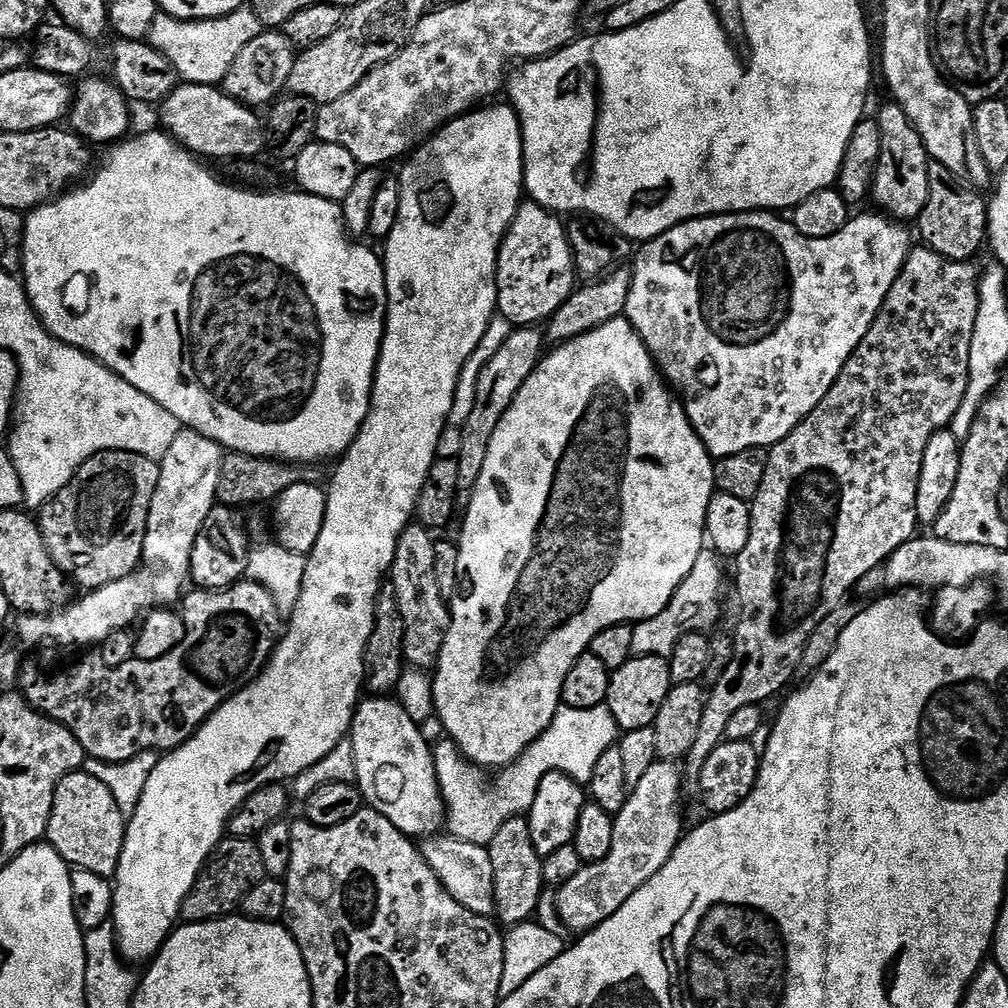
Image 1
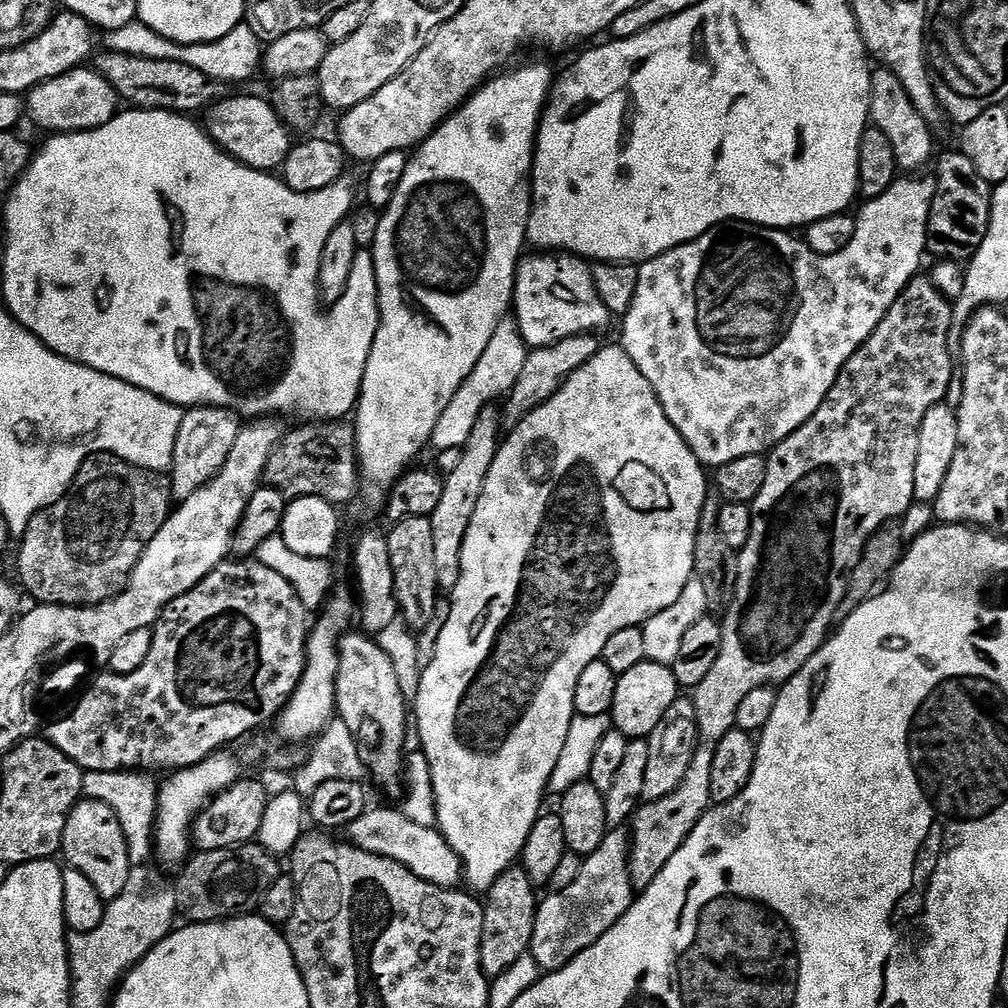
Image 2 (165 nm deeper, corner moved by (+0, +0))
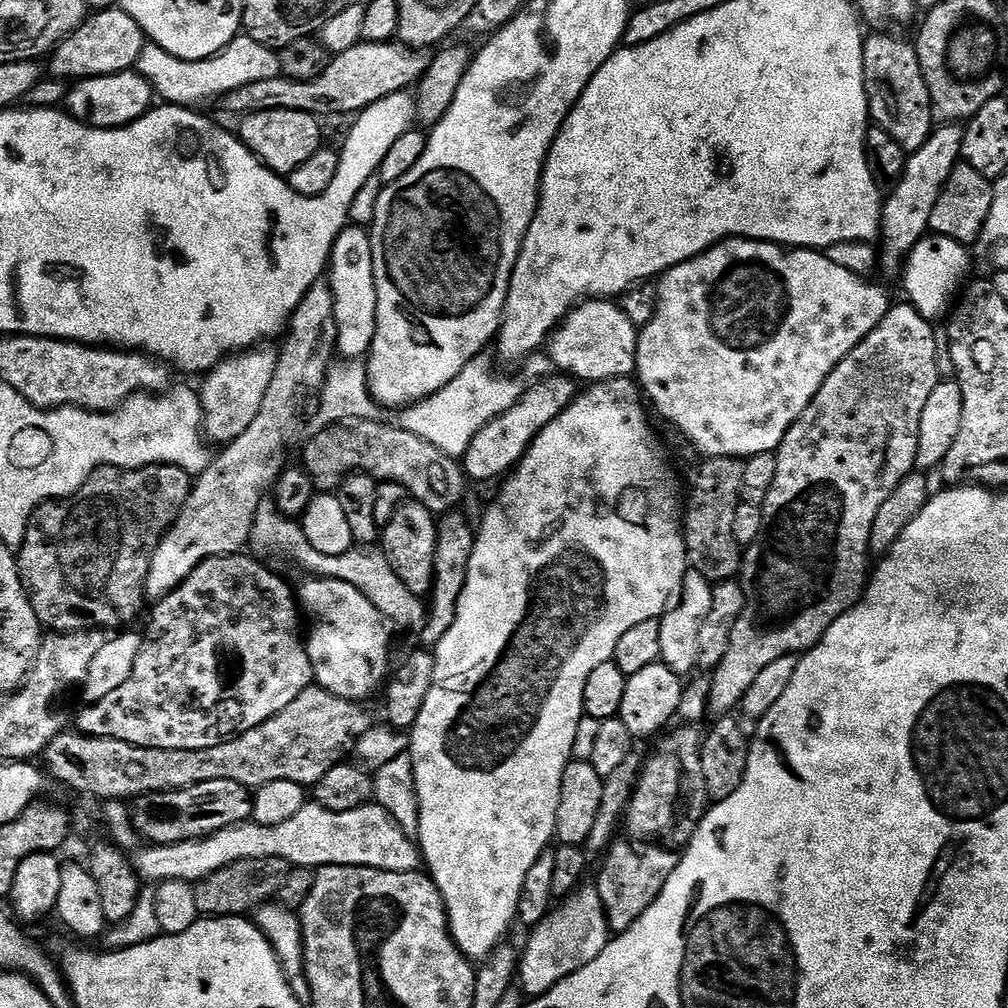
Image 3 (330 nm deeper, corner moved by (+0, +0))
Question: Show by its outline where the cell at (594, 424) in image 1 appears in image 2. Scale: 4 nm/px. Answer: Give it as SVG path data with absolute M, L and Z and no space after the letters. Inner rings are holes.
M616 346L616 348L601 347L600 352L594 354L594 358L590 358L590 362L586 362L586 366L578 366L578 370L574 370L574 374L570 374L570 378L566 378L566 382L549 400L542 402L542 406L538 406L530 414L526 414L526 418L519 420L509 432L512 433L509 436L507 433L503 437L498 454L490 466L490 474L486 474L486 486L482 486L482 498L478 498L478 506L474 509L474 518L470 522L470 530L466 530L466 542L462 542L462 574L458 578L458 586L450 594L452 601L450 618L447 619L446 626L442 626L442 634L438 638L438 646L434 650L434 654L423 665L420 673L421 685L418 686L417 698L414 701L414 713L421 736L421 749L426 754L426 762L430 762L430 778L436 799L436 828L444 835L446 842L454 850L454 854L458 854L462 865L463 879L466 884L469 884L467 887L476 894L486 893L488 888L494 886L495 880L508 868L513 867L524 855L526 838L530 838L530 830L542 814L540 803L543 802L544 796L546 797L550 774L554 774L554 766L558 766L558 757L562 754L562 746L566 746L566 734L570 734L570 722L576 715L574 690L578 687L578 677L582 675L582 670L586 670L586 666L590 666L590 662L600 659L602 646L606 646L610 634L618 634L618 630L641 627L654 614L666 610L666 606L674 606L674 602L678 602L678 597L682 595L682 590L686 590L689 580L693 579L694 542L698 534L702 506L710 494L709 477L708 480L704 477L705 465L701 464L692 453L690 446L686 446L682 434L678 434L678 430L674 430L670 418L666 418L666 410L662 410L662 406L658 402L658 394L654 394L654 386L650 386L650 382L646 382L646 378L642 378L638 366L634 366L630 354L626 354L623 347L620 346Z

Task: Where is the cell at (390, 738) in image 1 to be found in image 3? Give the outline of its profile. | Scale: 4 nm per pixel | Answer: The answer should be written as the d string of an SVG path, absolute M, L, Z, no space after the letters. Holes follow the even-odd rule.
M313 575L298 584L298 604L316 625L312 633L307 633L306 647L308 657L312 663L312 675L319 687L325 688L330 694L338 698L346 698L357 702L368 702L372 695L379 693L385 687L390 675L388 668L388 651L392 648L390 624L385 620L376 606L360 590L348 582L336 581L332 577Z

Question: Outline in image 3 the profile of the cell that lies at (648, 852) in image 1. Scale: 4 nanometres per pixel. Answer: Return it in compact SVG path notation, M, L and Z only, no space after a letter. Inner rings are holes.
M581 887L561 904L564 905L549 912L544 921L531 929L529 936L532 937L524 950L522 948L518 984L525 997L535 998L554 990L558 982L570 978L570 974L582 970L582 966L590 966L590 962L594 962L594 958L598 958L598 954L602 954L608 945L608 919L596 887Z

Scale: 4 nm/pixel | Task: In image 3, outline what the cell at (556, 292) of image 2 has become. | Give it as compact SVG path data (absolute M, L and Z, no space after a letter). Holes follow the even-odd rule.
M589 298L577 304L564 323L556 327L546 345L546 352L561 373L577 381L622 380L635 373L639 337L634 322L626 318L619 303L608 298Z

